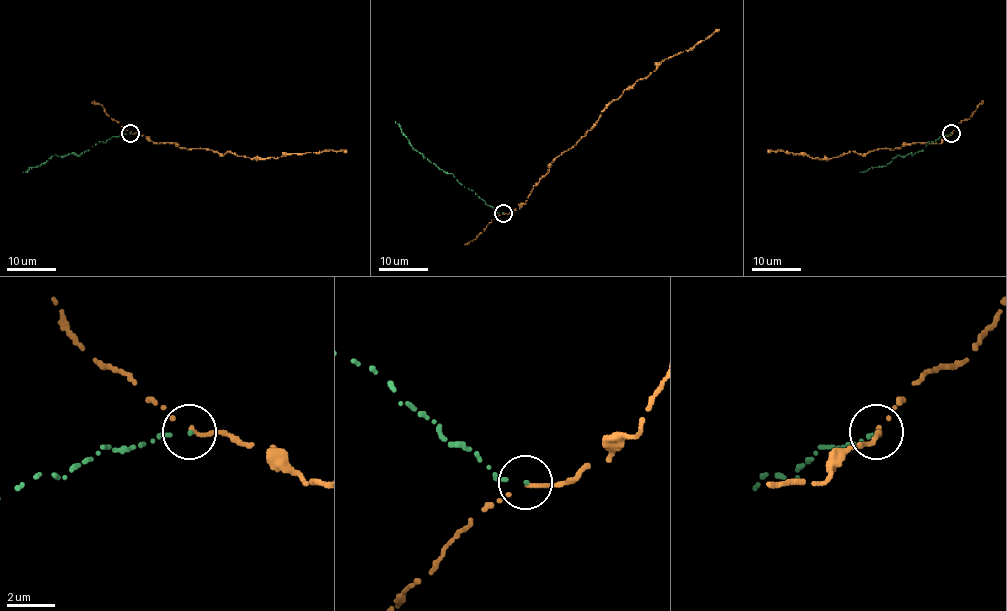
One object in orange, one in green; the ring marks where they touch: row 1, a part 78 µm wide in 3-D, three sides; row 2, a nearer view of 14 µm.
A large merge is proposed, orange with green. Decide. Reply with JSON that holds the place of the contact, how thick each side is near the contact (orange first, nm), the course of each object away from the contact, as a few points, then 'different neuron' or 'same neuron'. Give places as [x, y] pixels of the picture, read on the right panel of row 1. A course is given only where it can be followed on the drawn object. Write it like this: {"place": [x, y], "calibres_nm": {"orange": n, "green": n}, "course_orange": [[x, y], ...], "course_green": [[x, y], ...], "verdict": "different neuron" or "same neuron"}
{"place": [951, 133], "calibres_nm": {"orange": 140, "green": 100}, "course_orange": [[951, 133], [940, 144], [913, 142], [819, 160], [768, 152]], "course_green": [[951, 133], [935, 142], [929, 141], [923, 150], [913, 155], [897, 155], [886, 166], [860, 172]], "verdict": "different neuron"}

